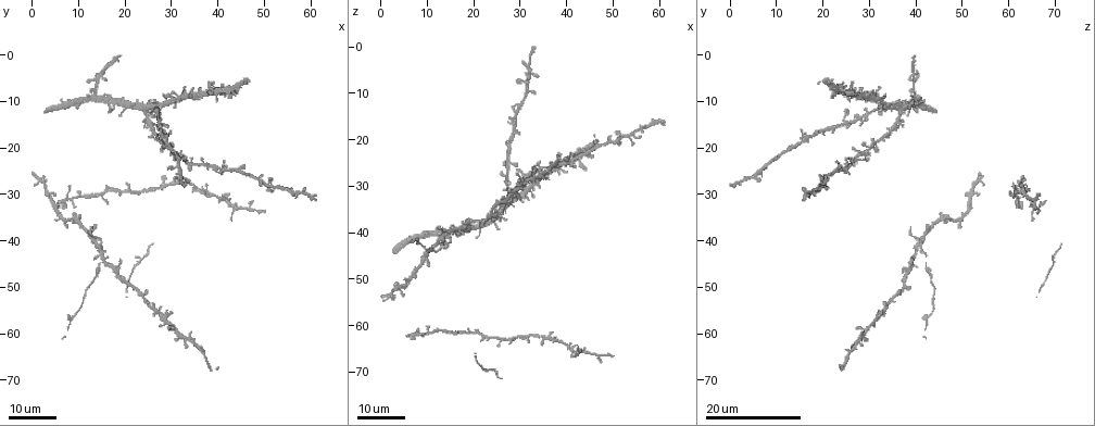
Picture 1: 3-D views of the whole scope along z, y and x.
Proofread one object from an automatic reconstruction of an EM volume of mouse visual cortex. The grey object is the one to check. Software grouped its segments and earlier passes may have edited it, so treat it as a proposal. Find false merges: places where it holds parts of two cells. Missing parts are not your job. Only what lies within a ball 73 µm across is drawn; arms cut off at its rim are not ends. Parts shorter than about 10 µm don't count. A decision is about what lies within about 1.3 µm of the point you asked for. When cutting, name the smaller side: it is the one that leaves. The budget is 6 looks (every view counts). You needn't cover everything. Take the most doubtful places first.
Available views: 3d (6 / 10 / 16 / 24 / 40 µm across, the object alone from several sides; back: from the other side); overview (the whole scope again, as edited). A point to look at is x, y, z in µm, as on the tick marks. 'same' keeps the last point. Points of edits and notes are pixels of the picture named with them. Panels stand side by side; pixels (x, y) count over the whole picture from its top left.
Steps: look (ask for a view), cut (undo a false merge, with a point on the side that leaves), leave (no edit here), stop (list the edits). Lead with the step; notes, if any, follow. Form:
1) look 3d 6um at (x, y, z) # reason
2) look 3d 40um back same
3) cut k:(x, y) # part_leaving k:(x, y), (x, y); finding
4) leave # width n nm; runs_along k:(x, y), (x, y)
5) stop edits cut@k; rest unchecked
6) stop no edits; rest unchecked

look 3d 24um at (14.0, 41.5, 40.5) # looks like a crossing

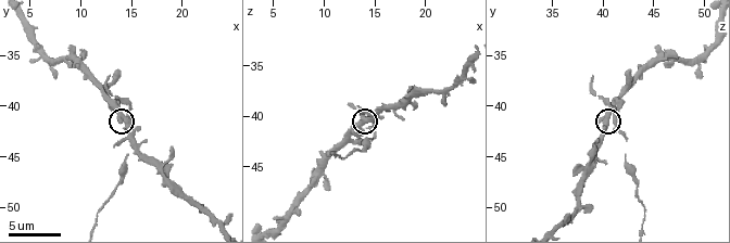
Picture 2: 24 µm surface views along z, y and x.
look 3d 10um at (14.2, 41.0, 40.4)

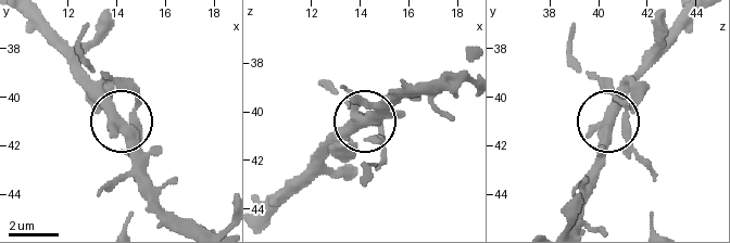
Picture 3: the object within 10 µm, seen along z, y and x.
leave # arms 5; runs_along 3:(692, 17), (613, 122), (644, 158); one cell here

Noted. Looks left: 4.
look 3d 16um at (25.0, 11.5, 36.5) # arms part here

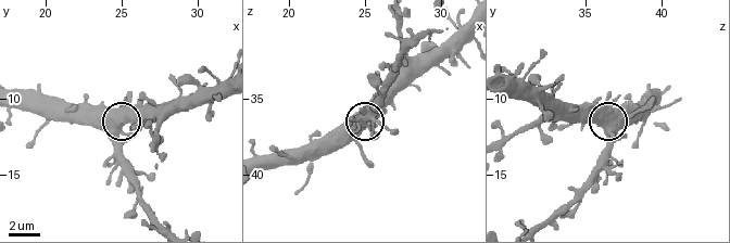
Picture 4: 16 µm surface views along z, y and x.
look 3d 6um at (24.8, 12.2, 36.6)

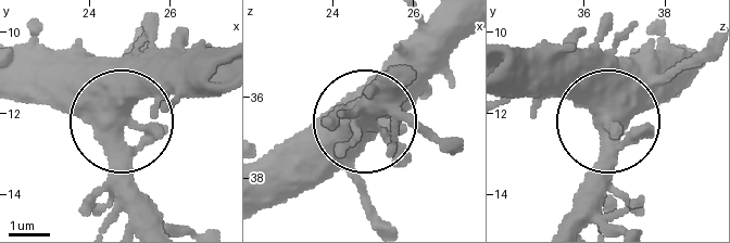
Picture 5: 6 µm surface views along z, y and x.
leave # side_arm 46 um; arms 3; continuous, no second cell

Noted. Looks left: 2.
look 3d 16um at (14.6, 45.0, 42.4) # thick turns thin

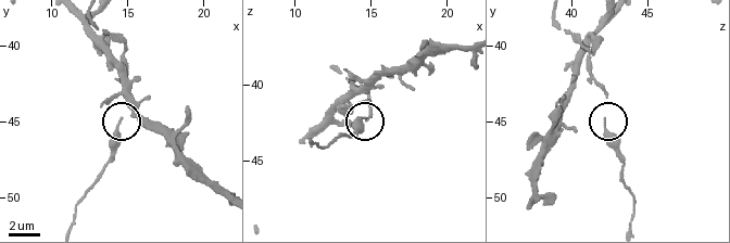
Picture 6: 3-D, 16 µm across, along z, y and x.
look 3d 6um at (14.4, 45.2, 42.4)

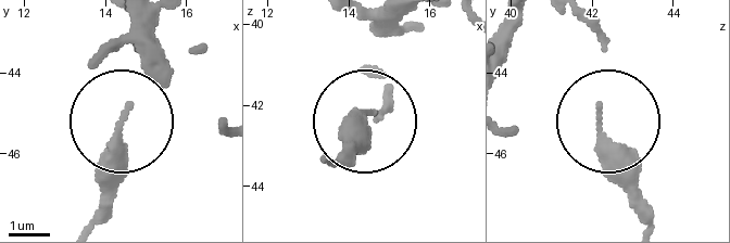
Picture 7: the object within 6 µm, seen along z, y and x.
leave # runs_along 7:(591, 27), (601, 162), (632, 210); continuous, no second cell

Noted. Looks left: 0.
stop no edits; rest unchecked

